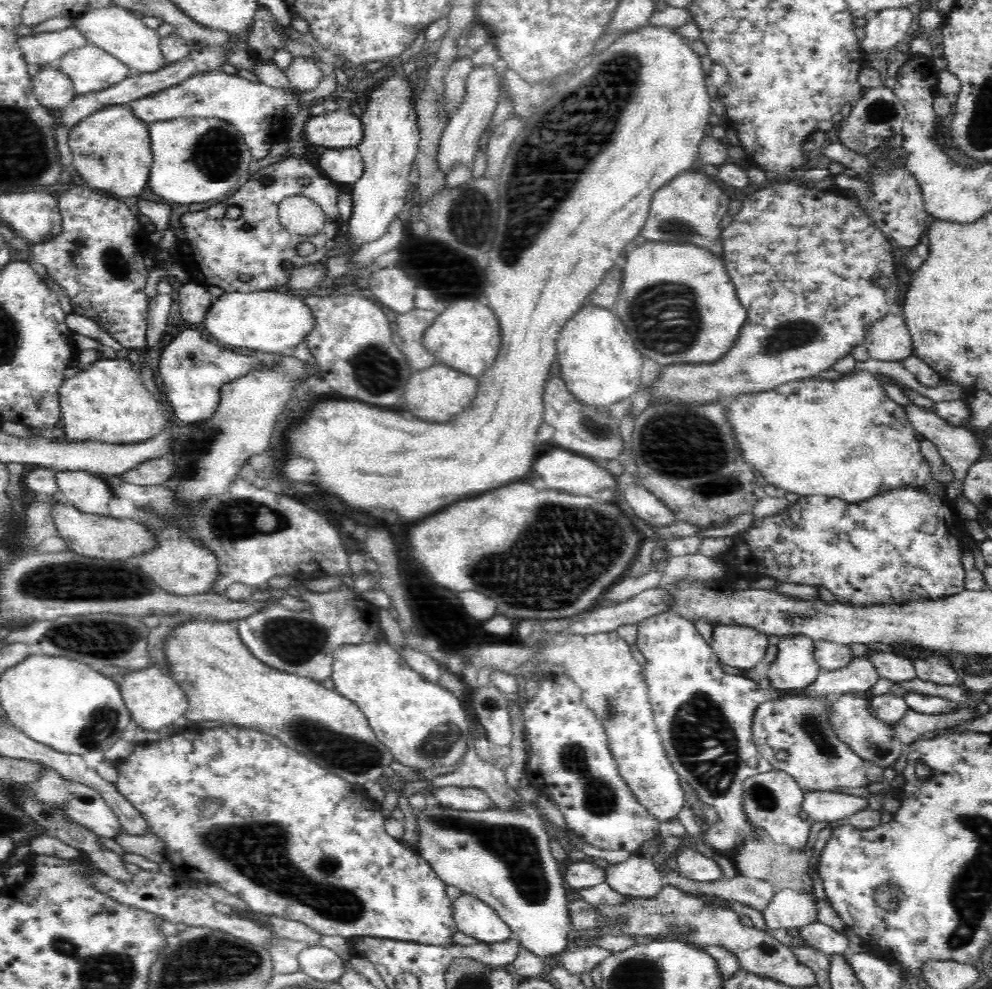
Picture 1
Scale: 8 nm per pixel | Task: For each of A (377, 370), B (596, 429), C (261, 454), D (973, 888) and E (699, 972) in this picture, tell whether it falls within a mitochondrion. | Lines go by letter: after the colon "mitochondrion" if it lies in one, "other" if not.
A: mitochondrion
B: mitochondrion
C: other
D: mitochondrion
E: other

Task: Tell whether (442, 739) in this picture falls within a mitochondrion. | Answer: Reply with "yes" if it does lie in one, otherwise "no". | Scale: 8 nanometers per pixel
yes

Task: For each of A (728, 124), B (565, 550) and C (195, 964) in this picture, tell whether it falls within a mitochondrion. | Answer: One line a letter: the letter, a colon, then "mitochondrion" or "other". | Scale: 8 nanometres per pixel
A: other
B: mitochondrion
C: mitochondrion

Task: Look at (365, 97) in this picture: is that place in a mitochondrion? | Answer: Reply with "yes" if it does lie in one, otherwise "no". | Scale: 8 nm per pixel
no

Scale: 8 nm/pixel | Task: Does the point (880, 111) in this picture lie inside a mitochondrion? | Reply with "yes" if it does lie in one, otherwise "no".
yes

